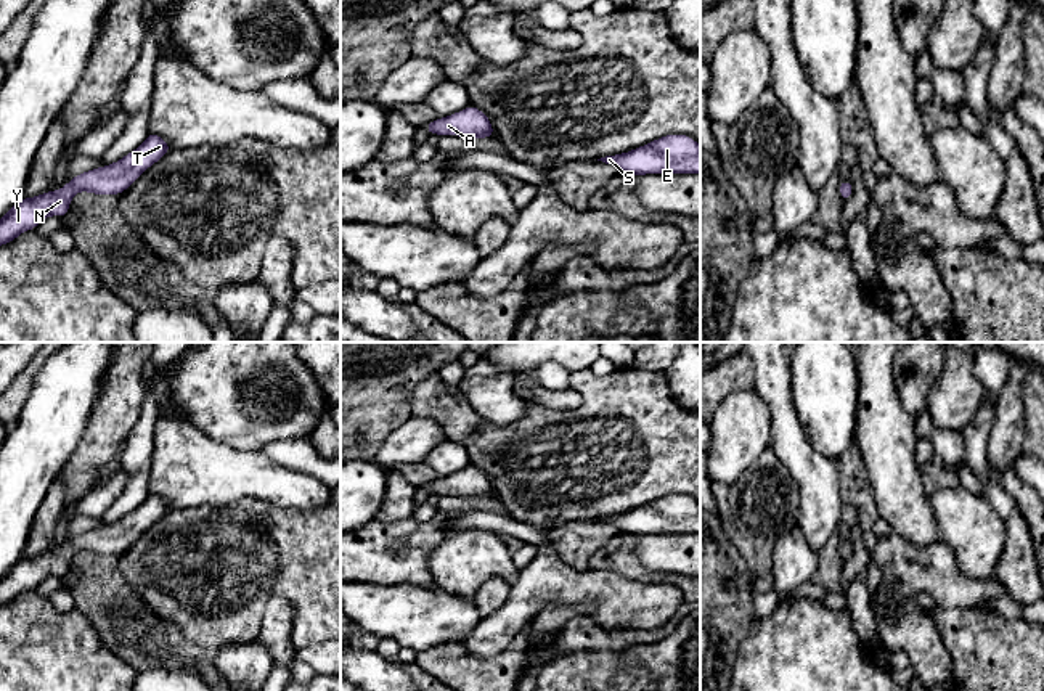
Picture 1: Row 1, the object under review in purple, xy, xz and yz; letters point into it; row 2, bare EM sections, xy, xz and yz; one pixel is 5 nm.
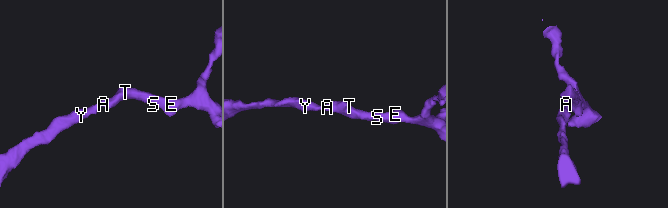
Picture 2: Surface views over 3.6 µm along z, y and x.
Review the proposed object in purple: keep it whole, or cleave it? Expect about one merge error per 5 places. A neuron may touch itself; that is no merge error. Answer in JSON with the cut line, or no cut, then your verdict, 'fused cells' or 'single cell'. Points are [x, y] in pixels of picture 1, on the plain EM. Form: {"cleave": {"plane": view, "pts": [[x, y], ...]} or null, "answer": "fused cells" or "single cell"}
{"cleave": null, "answer": "single cell"}

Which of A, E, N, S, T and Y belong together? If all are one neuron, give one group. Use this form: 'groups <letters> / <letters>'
groups A E N S T Y

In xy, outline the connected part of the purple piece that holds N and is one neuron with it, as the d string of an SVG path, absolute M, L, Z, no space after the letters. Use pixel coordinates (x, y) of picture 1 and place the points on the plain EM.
M148 492L146 500L117 522L79 534L59 550L45 551L34 558L24 556L0 579L0 606L11 603L24 591L34 590L50 575L66 577L71 559L79 551L122 554L170 509L162 497Z

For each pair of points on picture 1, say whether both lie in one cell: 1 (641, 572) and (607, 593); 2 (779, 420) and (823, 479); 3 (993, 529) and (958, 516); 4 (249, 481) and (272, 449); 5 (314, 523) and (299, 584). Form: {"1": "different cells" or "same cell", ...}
{"1": "different cells", "2": "same cell", "3": "same cell", "4": "different cells", "5": "same cell"}

